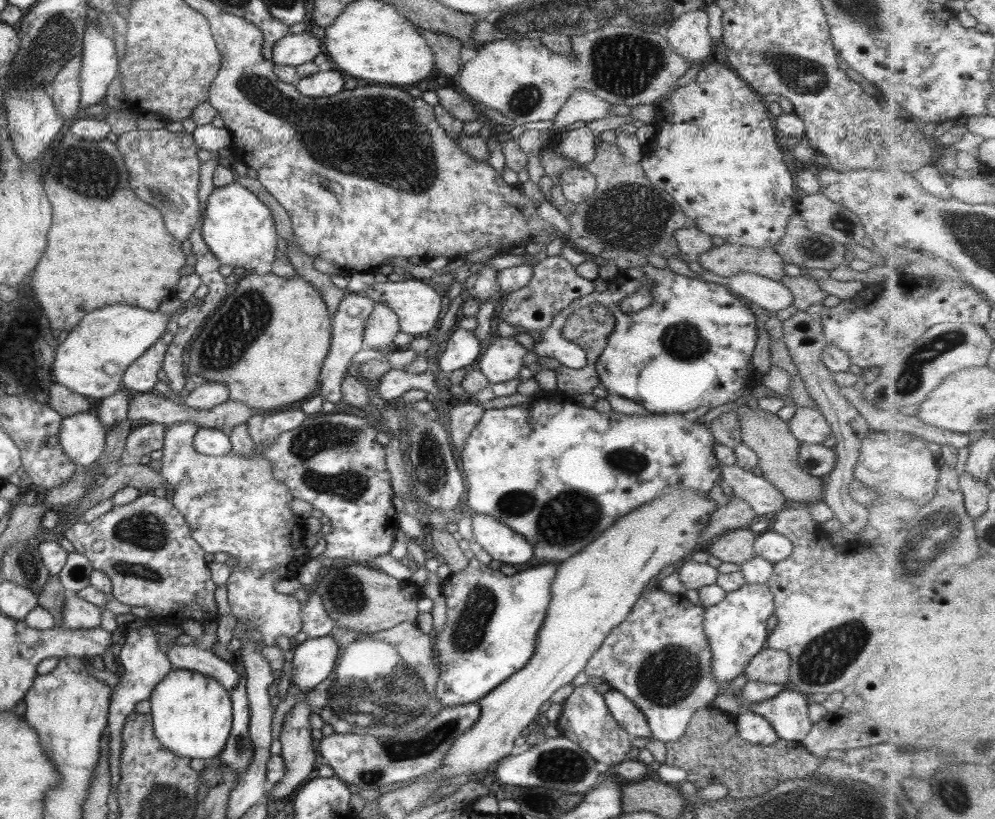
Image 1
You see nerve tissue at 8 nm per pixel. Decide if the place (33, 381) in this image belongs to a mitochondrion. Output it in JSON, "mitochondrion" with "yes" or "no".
{"mitochondrion":"no"}

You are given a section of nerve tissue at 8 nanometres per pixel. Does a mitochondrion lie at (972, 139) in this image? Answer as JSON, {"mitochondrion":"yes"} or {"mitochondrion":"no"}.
{"mitochondrion":"no"}

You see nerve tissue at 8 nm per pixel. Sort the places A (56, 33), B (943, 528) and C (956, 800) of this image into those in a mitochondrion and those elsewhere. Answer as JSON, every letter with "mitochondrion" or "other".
{"A":"mitochondrion","B":"mitochondrion","C":"mitochondrion"}

